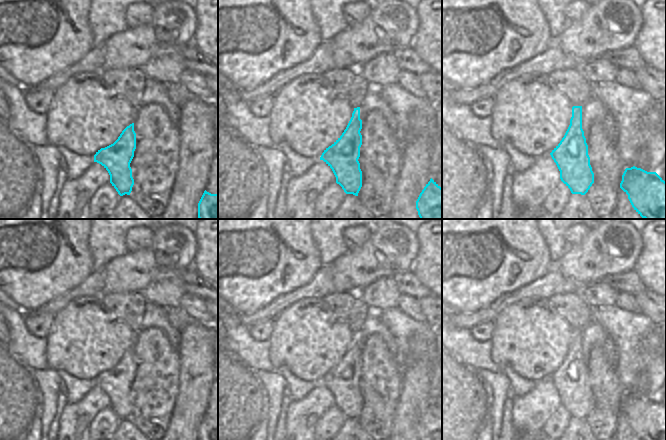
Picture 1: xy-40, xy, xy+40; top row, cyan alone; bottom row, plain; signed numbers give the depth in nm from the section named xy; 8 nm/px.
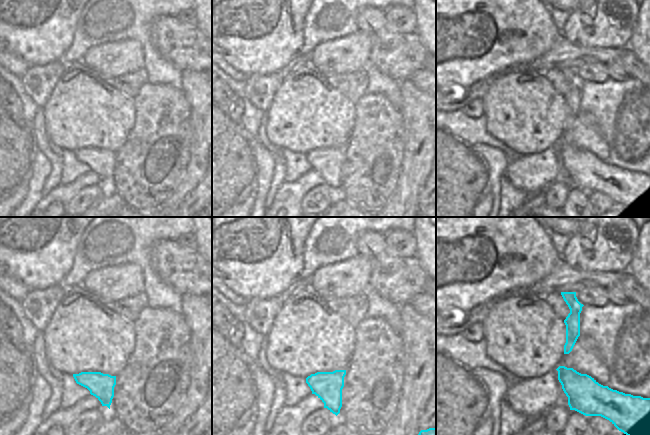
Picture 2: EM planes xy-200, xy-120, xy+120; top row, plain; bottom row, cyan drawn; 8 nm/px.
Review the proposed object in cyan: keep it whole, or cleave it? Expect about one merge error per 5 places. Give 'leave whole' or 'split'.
leave whole

